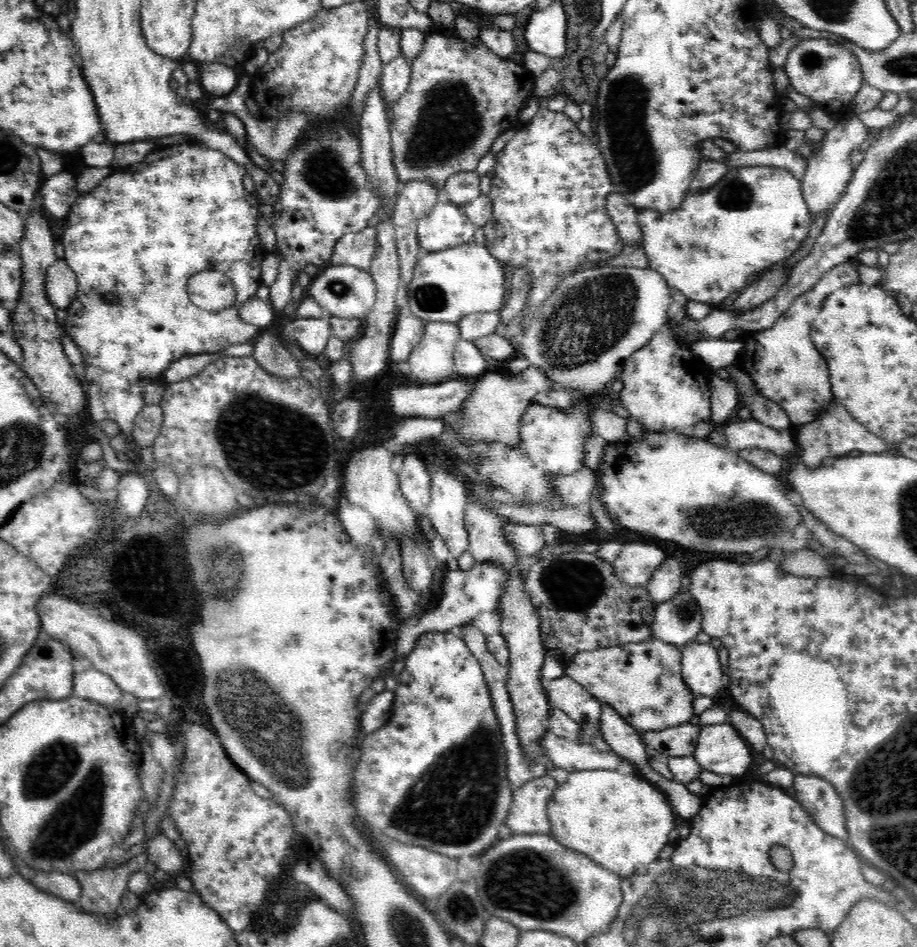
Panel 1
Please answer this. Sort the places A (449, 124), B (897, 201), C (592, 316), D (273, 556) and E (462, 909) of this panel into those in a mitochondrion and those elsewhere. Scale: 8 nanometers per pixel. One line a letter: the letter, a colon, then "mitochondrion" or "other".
A: mitochondrion
B: mitochondrion
C: mitochondrion
D: other
E: mitochondrion

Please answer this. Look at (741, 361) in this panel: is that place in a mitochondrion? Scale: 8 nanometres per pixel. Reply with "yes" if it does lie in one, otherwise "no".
no

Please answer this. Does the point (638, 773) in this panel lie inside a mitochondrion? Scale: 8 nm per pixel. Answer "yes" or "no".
no

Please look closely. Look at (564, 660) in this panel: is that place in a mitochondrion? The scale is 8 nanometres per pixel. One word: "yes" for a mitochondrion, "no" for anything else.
no

